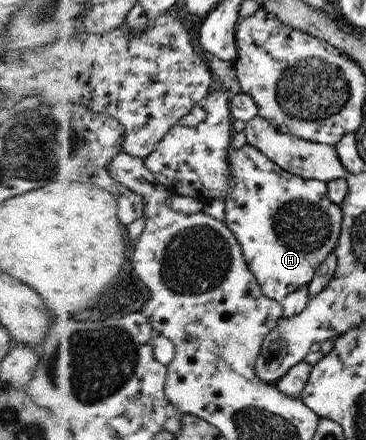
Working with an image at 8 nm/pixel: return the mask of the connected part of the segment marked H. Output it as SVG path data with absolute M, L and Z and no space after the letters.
M250 143L243 146L241 149L236 149L230 153L232 161L232 194L228 197L226 205L227 223L232 230L237 234L239 241L242 242L244 253L246 254L247 263L250 265L250 270L259 278L260 284L264 292L271 298L277 301L285 301L287 297L299 291L302 287L314 278L315 270L321 265L321 262L338 247L338 241L341 239L342 231L342 206L336 202L332 202L329 198L329 186L326 181L319 181L313 178L304 178L299 174L291 173L283 169L282 165L273 161L262 149L251 145Z

